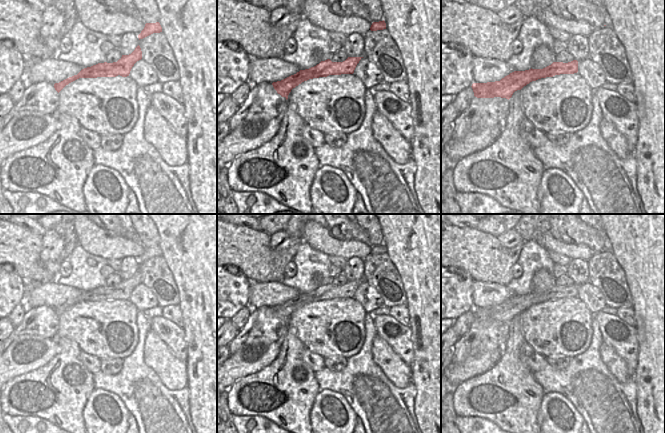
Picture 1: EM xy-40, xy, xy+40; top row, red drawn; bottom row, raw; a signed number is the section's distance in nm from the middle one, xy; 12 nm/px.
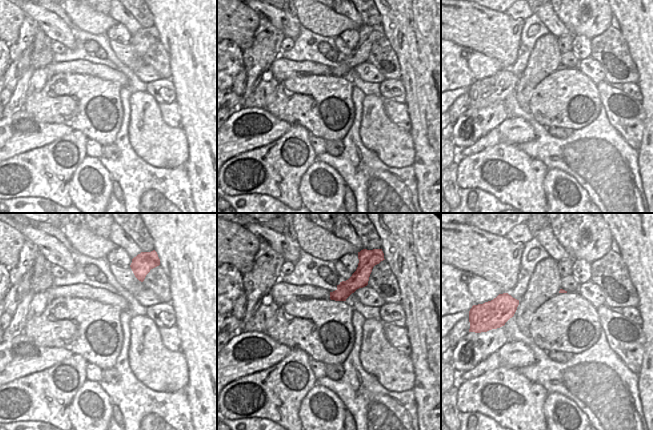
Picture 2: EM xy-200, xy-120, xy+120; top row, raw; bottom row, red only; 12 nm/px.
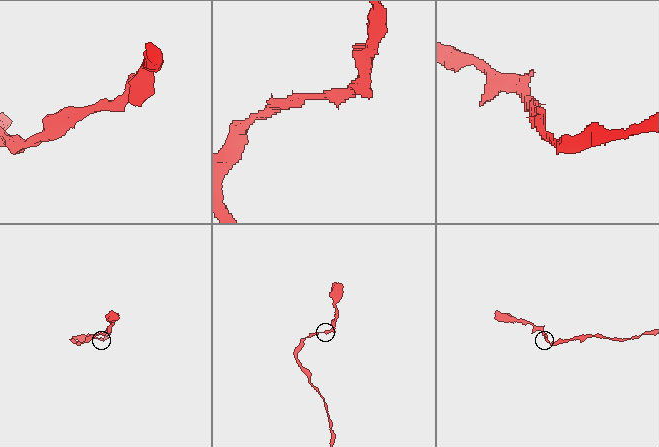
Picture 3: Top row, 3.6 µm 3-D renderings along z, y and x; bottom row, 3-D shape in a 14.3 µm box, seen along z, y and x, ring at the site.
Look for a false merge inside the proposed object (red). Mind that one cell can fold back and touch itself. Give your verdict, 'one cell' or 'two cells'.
one cell

